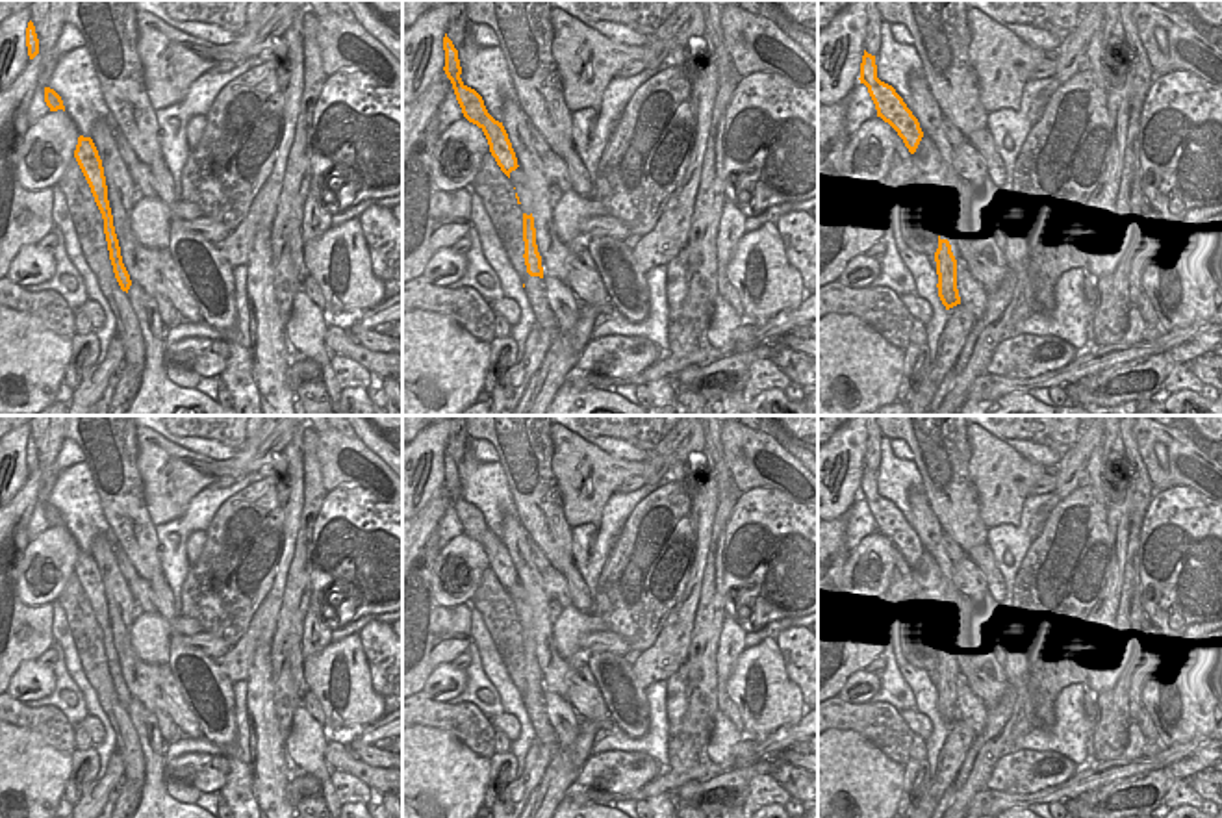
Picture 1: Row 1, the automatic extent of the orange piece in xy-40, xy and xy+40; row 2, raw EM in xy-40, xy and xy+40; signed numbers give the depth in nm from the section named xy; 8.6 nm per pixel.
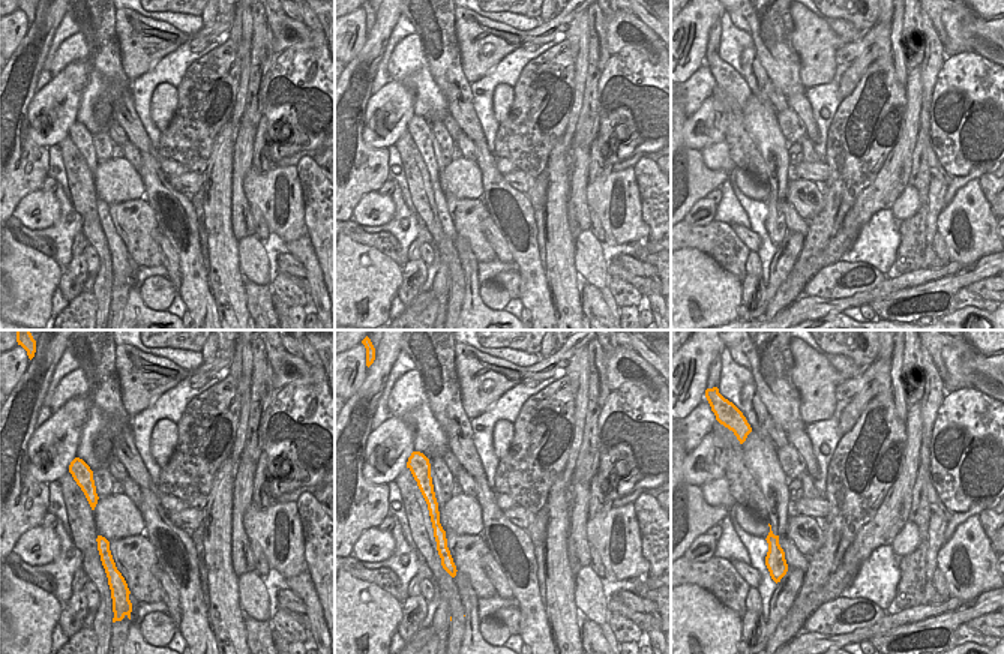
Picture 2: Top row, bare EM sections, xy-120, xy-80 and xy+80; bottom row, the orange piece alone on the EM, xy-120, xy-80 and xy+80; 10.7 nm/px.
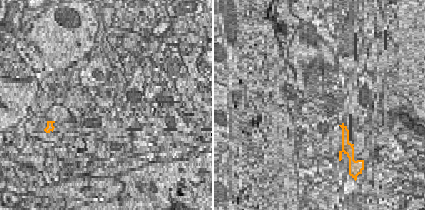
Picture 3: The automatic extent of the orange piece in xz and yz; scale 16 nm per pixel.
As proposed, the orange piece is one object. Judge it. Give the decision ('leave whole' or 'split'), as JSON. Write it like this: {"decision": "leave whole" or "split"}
{"decision": "split"}

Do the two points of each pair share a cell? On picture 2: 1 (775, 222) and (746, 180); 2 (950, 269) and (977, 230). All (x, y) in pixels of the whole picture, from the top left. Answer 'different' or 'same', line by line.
1: different
2: different

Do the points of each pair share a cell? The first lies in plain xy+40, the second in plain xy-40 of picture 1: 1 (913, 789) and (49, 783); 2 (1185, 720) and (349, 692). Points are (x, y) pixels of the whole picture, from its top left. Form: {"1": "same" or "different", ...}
{"1": "different", "2": "same"}

